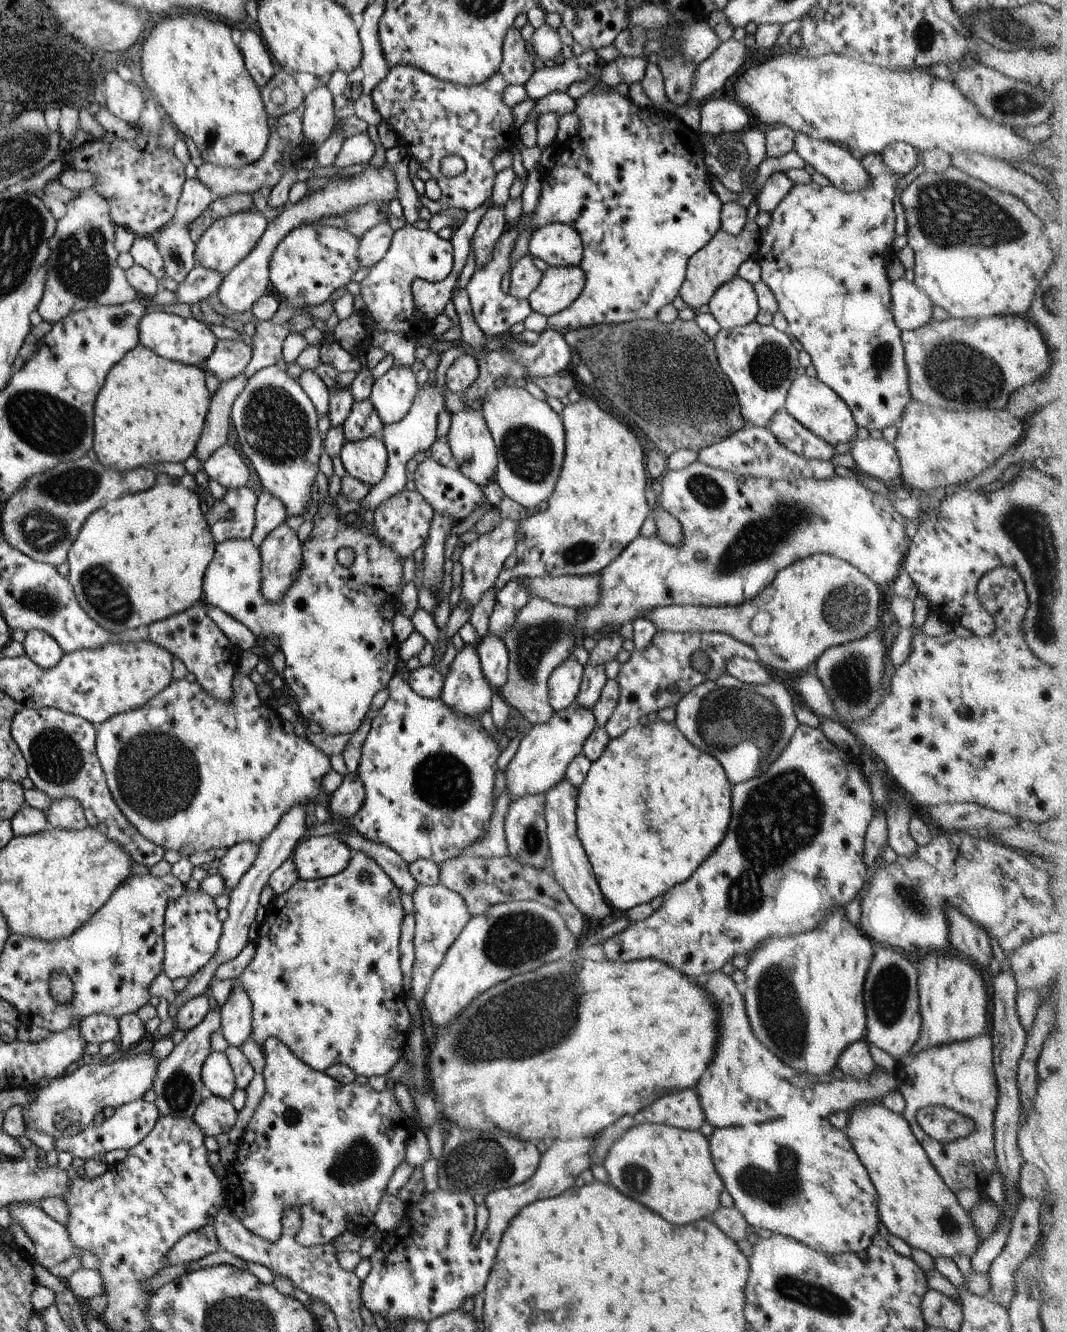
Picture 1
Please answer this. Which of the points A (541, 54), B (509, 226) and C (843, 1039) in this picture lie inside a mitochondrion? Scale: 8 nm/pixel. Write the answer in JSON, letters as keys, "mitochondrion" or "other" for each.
{"A":"other","B":"other","C":"other"}

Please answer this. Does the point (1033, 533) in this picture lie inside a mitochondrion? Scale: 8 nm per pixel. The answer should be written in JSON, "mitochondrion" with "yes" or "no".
{"mitochondrion":"yes"}

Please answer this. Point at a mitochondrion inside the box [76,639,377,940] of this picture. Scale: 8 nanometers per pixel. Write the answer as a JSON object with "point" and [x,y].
{"point":[156,775]}

